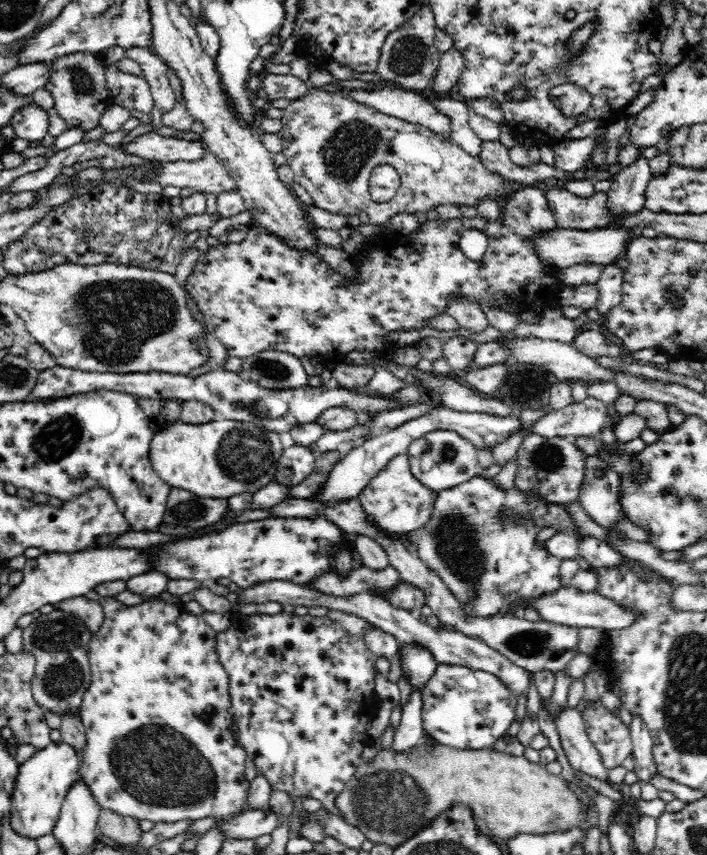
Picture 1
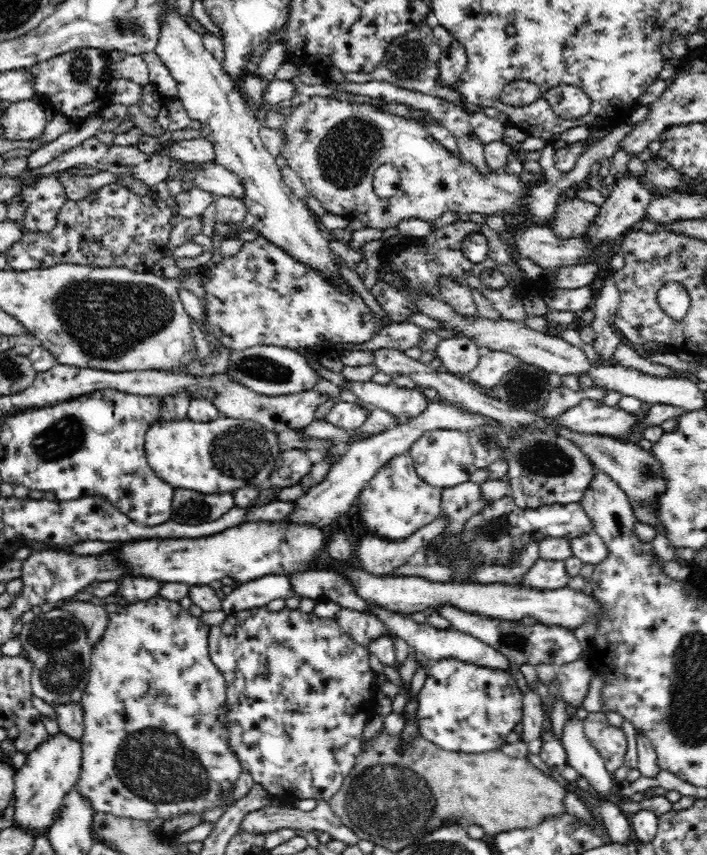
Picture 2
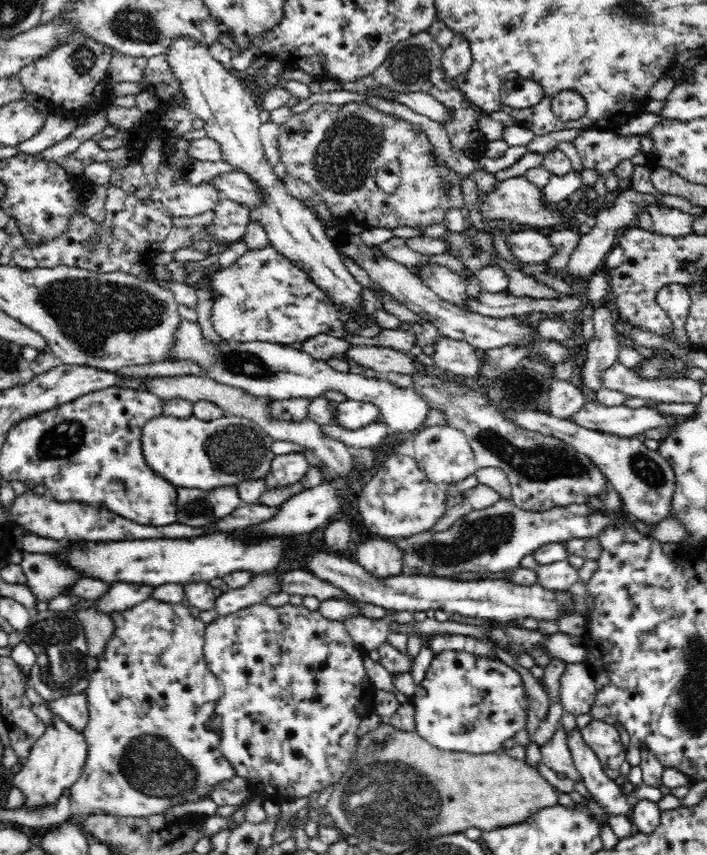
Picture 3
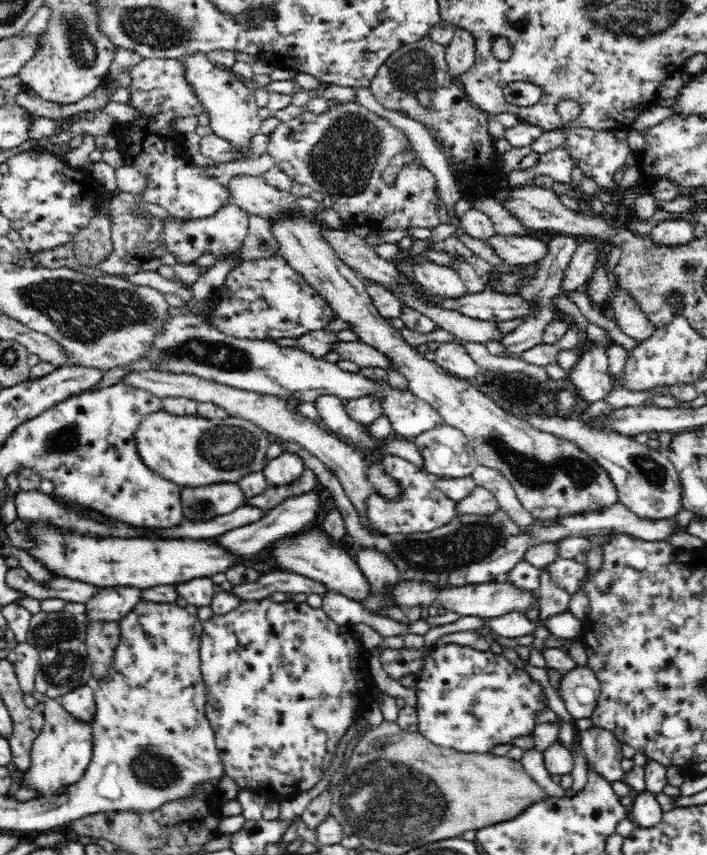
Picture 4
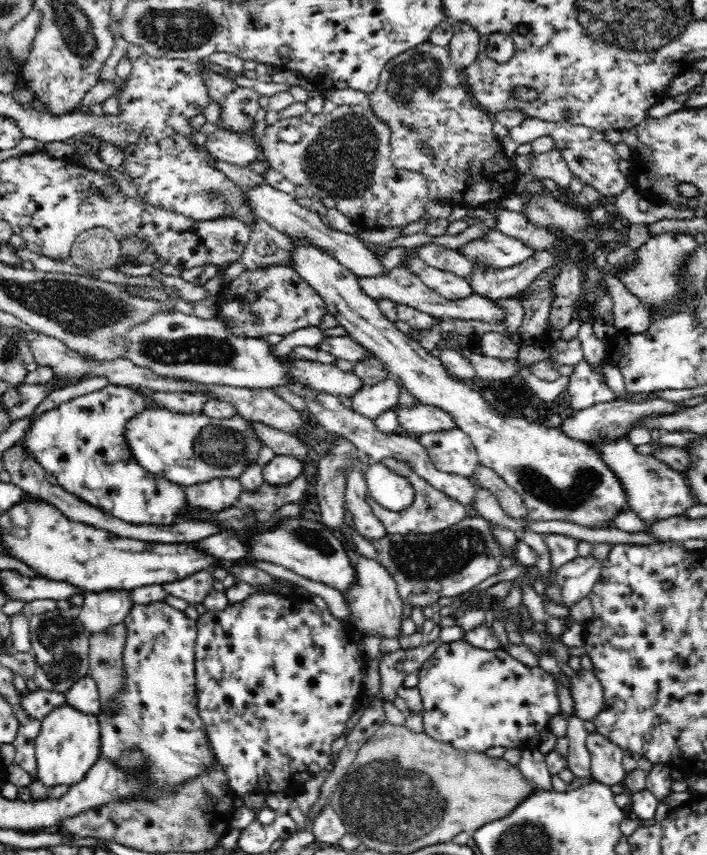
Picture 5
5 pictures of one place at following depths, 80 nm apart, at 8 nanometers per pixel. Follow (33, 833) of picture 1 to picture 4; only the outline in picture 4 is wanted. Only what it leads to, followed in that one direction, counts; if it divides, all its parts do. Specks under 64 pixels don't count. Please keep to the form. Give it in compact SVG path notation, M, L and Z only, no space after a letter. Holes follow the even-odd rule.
M36 690L32 695L43 707L44 726L41 733L34 739L30 752L30 767L22 772L23 775L17 786L33 789L36 791L36 796L56 798L60 788L67 788L78 782L90 765L93 756L92 731L90 731L90 723L78 721L64 711L59 704L59 699L44 697Z

